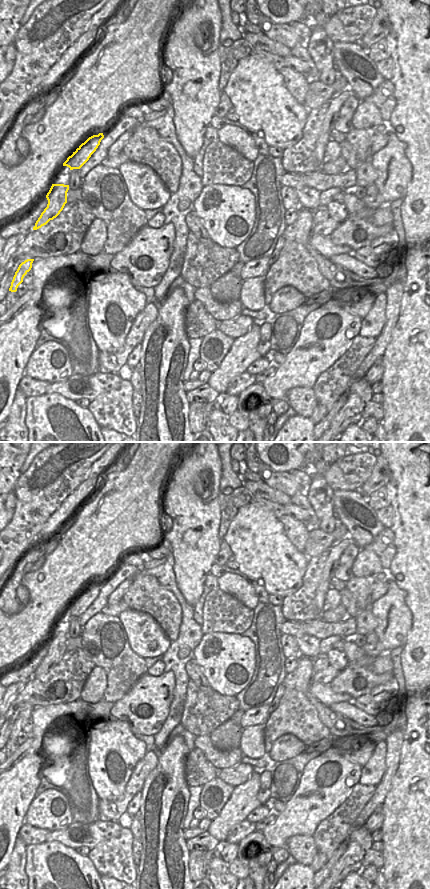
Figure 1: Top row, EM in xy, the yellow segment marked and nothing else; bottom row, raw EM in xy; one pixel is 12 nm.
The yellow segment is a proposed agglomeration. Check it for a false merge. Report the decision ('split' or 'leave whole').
split

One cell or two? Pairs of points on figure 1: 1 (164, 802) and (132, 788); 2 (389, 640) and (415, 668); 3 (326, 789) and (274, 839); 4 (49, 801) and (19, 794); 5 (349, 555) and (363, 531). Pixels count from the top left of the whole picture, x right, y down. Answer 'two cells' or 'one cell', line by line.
1: two cells
2: two cells
3: one cell
4: two cells
5: two cells

